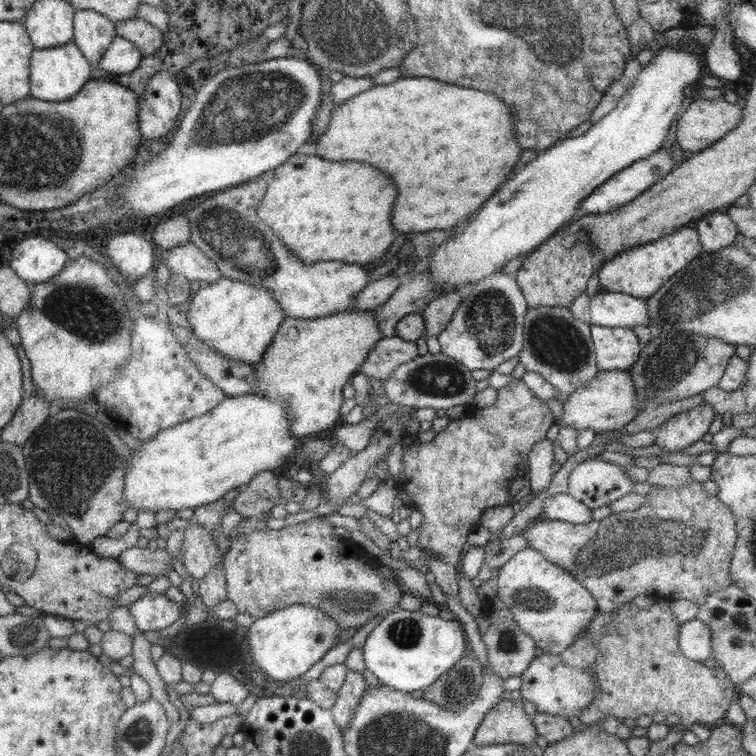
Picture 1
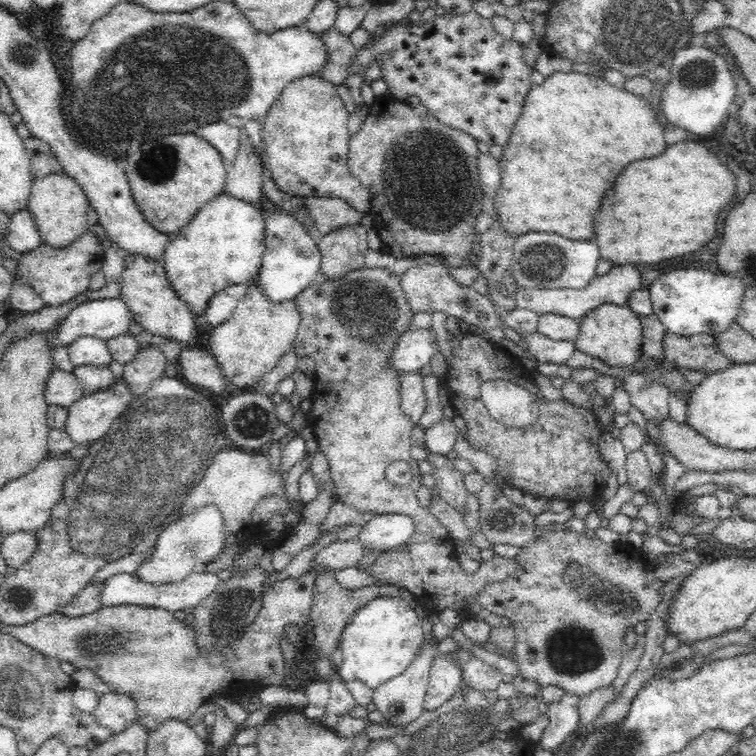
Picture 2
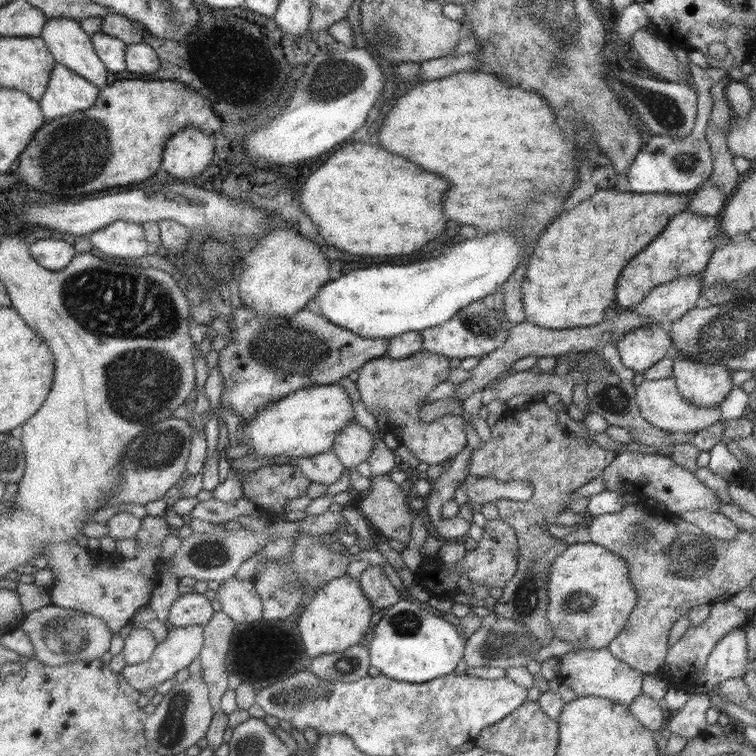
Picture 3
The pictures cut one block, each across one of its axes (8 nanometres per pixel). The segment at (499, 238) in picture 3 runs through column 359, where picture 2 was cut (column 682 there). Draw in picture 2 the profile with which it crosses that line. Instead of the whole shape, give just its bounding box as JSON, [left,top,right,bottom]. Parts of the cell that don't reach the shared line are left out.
[647,268,744,337]

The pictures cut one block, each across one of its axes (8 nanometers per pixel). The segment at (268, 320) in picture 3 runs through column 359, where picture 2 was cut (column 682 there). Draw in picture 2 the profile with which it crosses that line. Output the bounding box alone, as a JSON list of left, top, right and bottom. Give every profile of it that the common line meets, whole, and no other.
[662,331,734,374]

